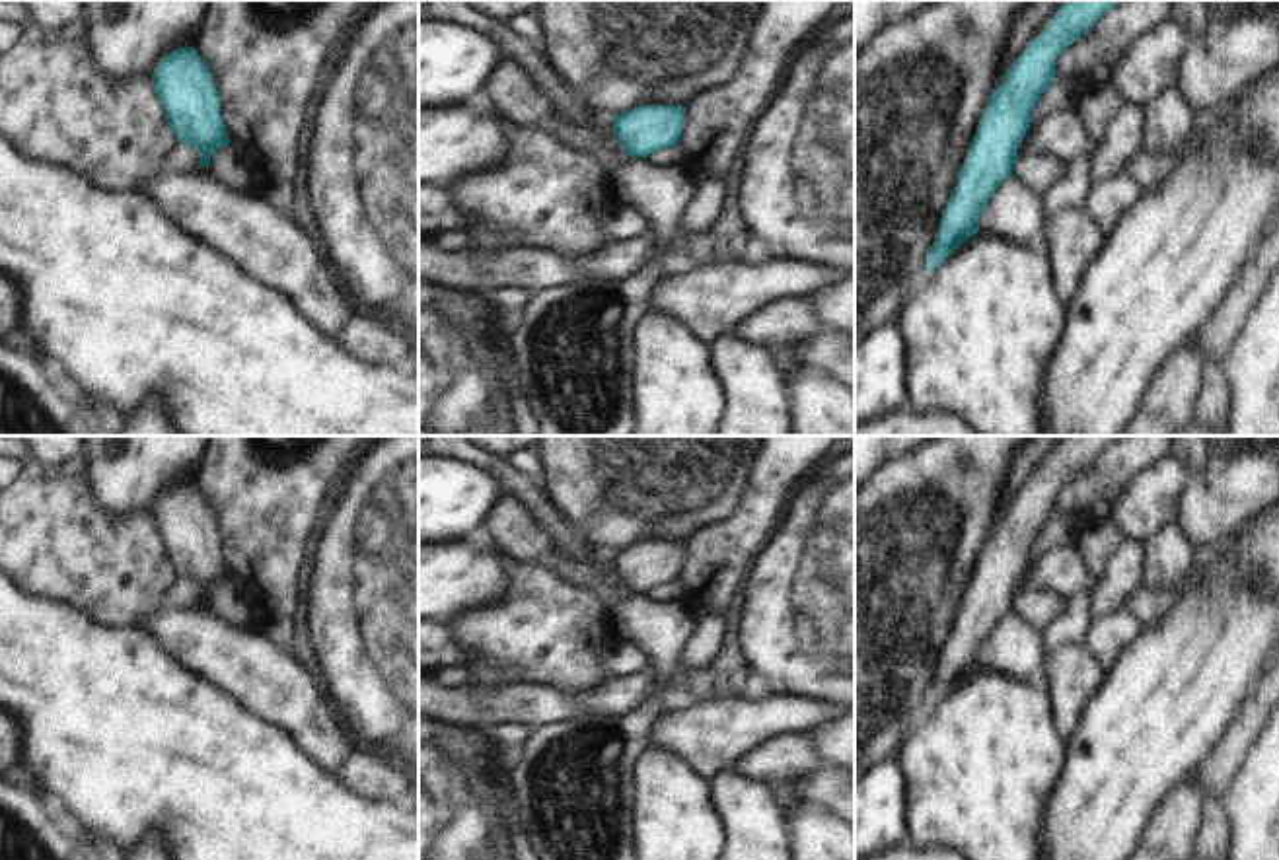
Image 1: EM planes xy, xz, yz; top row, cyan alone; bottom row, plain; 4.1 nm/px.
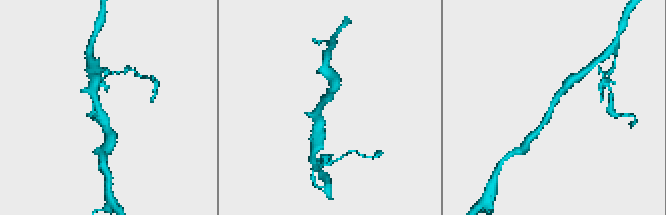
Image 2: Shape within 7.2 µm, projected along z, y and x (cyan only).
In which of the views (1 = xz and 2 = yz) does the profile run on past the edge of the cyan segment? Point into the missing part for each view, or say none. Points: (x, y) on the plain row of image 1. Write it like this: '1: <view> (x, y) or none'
1: none
2: none

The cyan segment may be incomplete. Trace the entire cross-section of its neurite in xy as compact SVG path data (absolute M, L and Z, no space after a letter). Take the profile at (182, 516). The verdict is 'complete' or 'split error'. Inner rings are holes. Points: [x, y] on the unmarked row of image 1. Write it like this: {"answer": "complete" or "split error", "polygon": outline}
{"answer": "complete", "polygon": "M179 483L158 498L152 520L175 578L193 582L197 605L208 605L210 590L230 580L210 504L193 483Z"}

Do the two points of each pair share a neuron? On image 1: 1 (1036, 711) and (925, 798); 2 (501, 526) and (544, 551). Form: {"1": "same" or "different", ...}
{"1": "same", "2": "same"}

